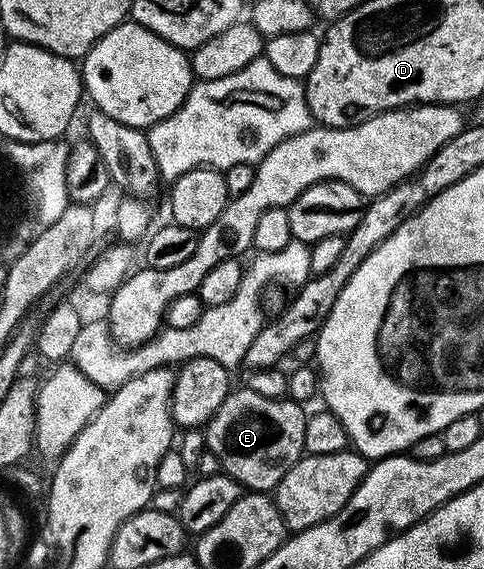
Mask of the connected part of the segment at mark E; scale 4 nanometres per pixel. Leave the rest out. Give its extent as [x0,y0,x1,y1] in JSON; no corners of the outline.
[206,388,306,492]

